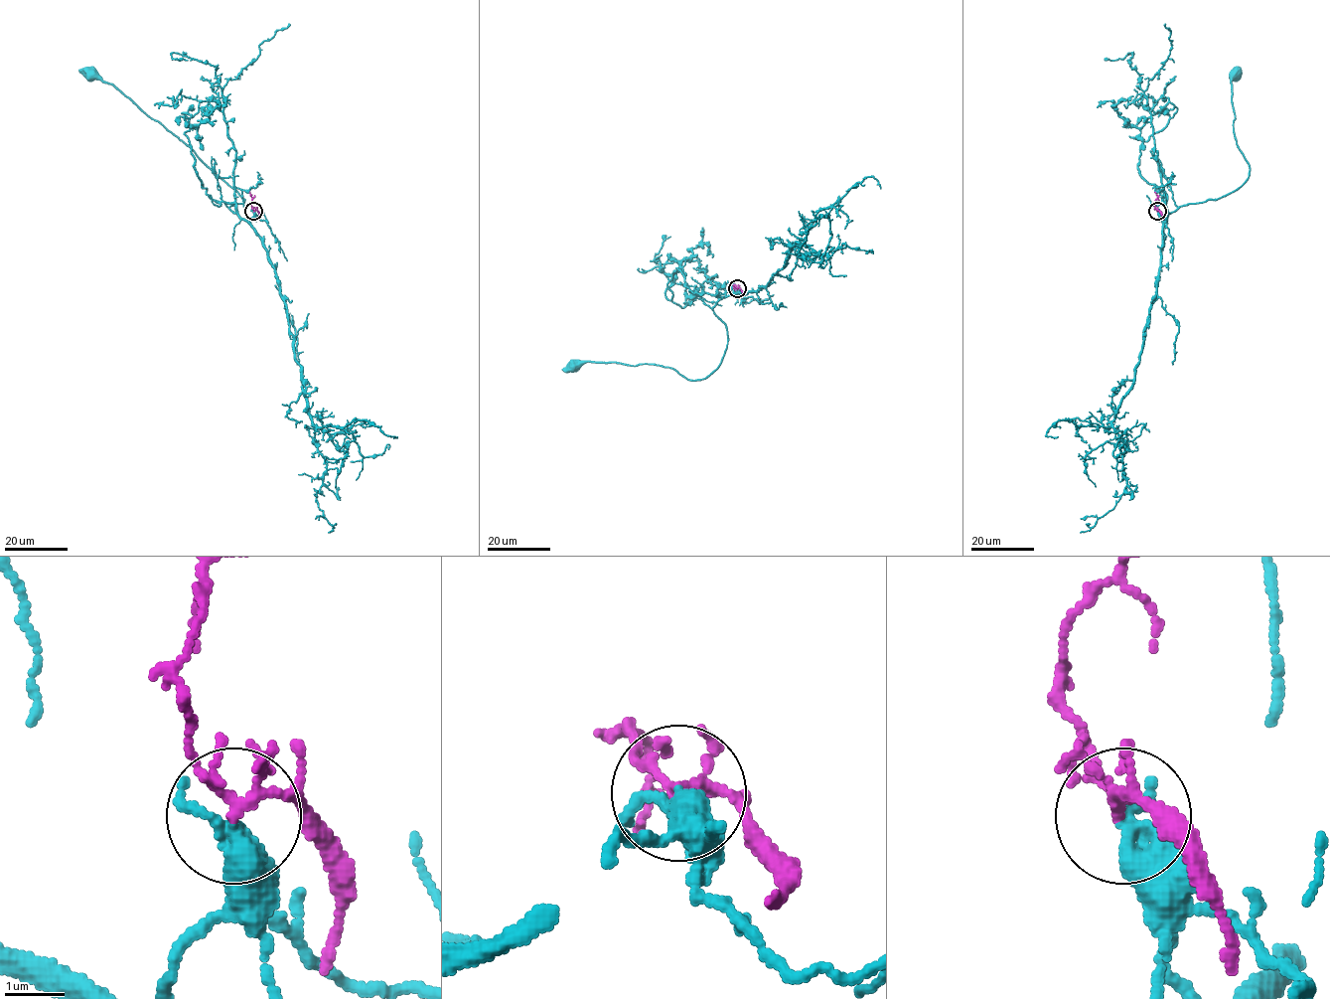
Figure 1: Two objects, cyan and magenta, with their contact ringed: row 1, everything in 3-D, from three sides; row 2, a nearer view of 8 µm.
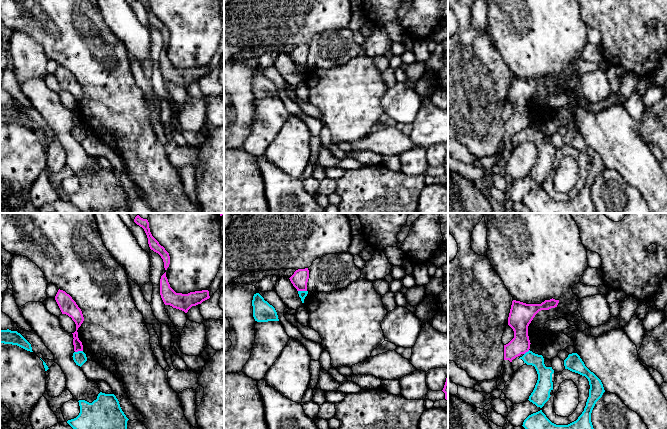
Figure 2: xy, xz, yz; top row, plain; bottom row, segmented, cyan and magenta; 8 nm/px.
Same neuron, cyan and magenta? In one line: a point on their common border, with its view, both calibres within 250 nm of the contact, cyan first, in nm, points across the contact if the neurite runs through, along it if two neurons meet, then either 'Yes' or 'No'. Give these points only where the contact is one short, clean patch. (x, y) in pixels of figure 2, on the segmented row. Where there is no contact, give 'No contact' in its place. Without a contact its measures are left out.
Touches cyan at xz (302, 291). Thickness 60 nm (cyan) against 140 nm. Boundary: xz (298, 290), (306, 291). No

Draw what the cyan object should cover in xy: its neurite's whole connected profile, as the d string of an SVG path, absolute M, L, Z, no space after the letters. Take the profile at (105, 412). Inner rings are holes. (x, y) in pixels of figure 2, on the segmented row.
M100 392L92 403L79 400L79 415L67 423L73 429L127 429L129 420L114 394Z

